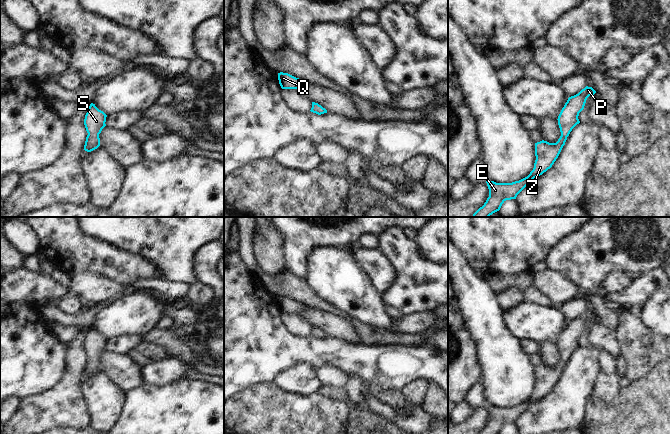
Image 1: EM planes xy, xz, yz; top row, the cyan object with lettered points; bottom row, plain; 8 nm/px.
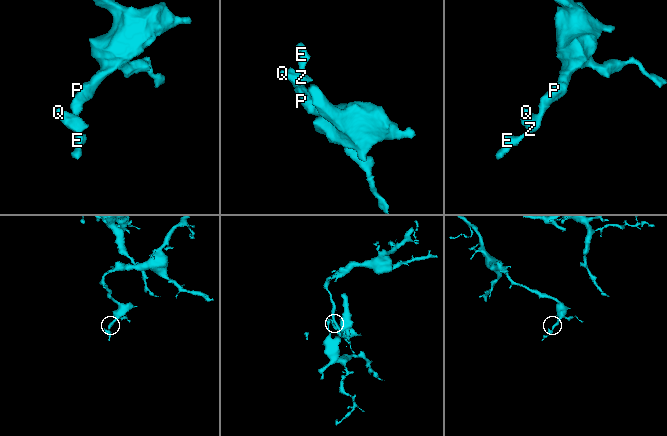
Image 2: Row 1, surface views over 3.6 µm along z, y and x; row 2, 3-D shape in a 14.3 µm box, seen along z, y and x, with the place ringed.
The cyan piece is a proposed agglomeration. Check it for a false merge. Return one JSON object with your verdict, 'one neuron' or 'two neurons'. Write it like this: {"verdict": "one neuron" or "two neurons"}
{"verdict": "one neuron"}

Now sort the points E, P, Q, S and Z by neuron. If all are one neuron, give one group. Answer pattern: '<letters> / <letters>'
E P Q S Z

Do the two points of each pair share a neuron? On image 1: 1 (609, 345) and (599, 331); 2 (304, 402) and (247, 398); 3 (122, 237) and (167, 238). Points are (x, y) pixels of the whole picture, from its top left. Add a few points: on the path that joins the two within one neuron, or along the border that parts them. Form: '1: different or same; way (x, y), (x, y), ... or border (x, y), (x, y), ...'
1: same; way (608, 342), (600, 334)
2: same; way (290, 402), (261, 402)
3: same; way (133, 237), (156, 237)

